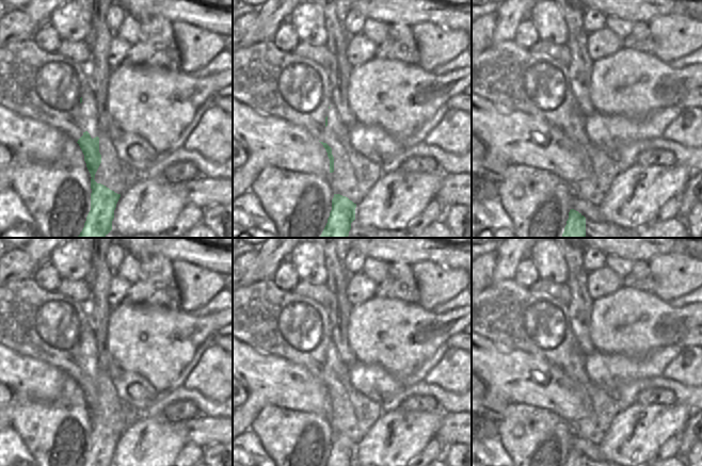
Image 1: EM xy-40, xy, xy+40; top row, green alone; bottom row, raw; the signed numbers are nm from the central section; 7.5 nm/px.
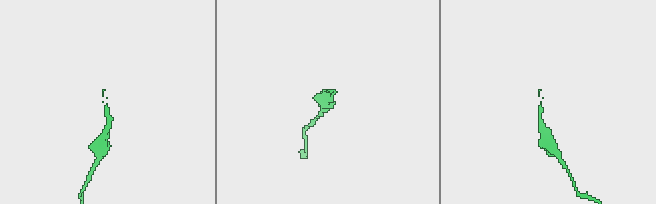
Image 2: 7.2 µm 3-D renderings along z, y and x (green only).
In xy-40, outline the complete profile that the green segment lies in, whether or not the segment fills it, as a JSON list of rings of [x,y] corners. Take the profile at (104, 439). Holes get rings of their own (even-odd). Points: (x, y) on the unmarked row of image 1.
[[[21,279],[0,286],[0,344],[21,356],[43,360],[58,367],[76,380],[91,413],[91,449],[84,466],[112,466],[114,449],[121,436],[106,424],[95,420],[95,413],[101,402],[99,376],[91,376],[80,367],[80,343],[82,333],[91,322],[89,309],[77,301],[58,292],[47,292],[34,279]]]

